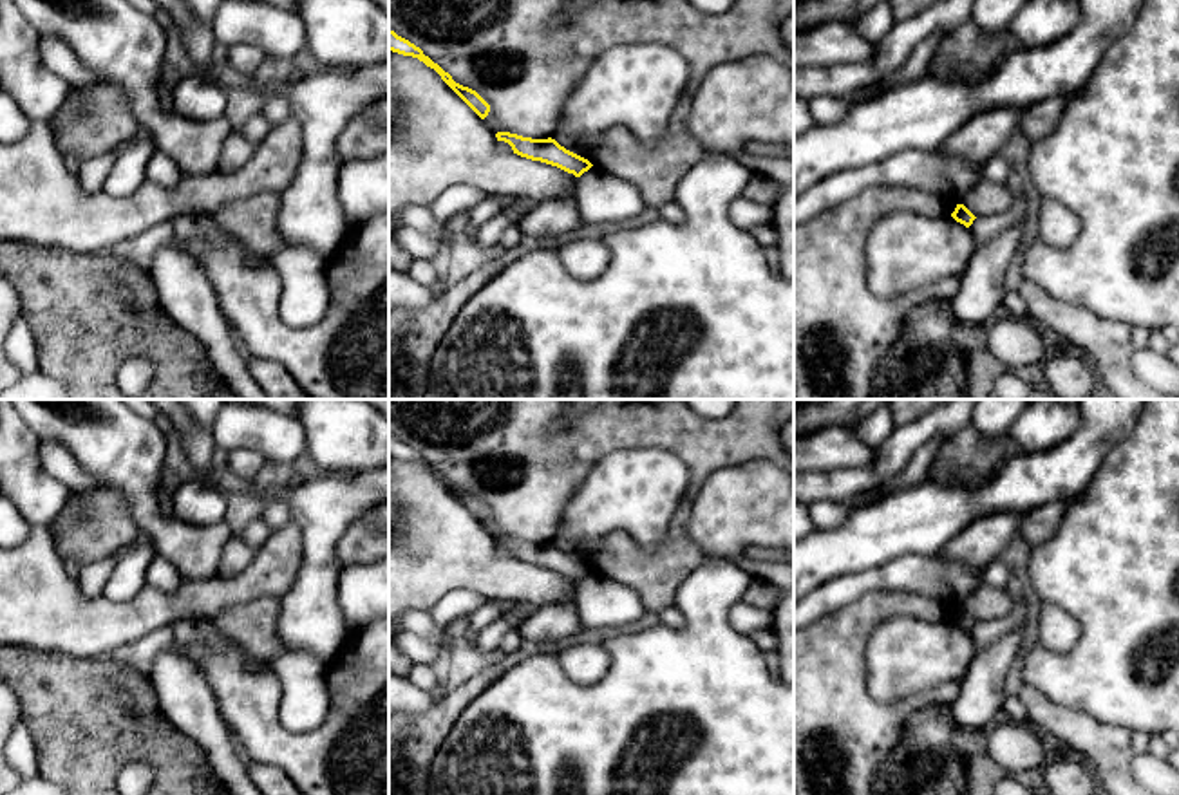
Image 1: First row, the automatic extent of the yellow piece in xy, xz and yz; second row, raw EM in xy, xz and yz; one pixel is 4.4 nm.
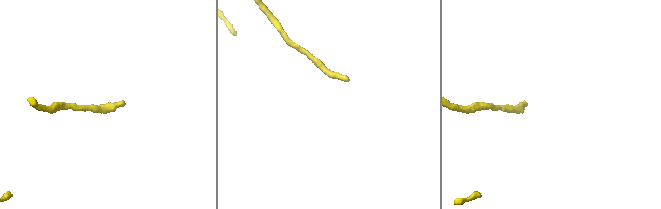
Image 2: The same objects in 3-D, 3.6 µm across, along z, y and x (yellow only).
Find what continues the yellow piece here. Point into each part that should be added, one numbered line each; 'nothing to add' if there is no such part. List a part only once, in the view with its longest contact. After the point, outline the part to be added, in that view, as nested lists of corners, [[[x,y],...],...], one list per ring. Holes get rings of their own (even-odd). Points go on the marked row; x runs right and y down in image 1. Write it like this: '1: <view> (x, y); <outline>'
nothing to add

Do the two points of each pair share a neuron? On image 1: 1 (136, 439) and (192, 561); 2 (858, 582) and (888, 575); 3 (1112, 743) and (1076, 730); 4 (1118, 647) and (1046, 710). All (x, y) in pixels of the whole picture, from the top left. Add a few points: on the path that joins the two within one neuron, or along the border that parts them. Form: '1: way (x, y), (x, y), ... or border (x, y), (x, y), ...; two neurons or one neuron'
1: way (136, 470), (145, 512), (163, 530); one neuron
2: way (865, 580), (881, 579); one neuron
3: way (1103, 743), (1085, 736); one neuron
4: border (1024, 682), (1053, 701), (1082, 710), (1094, 720); two neurons

